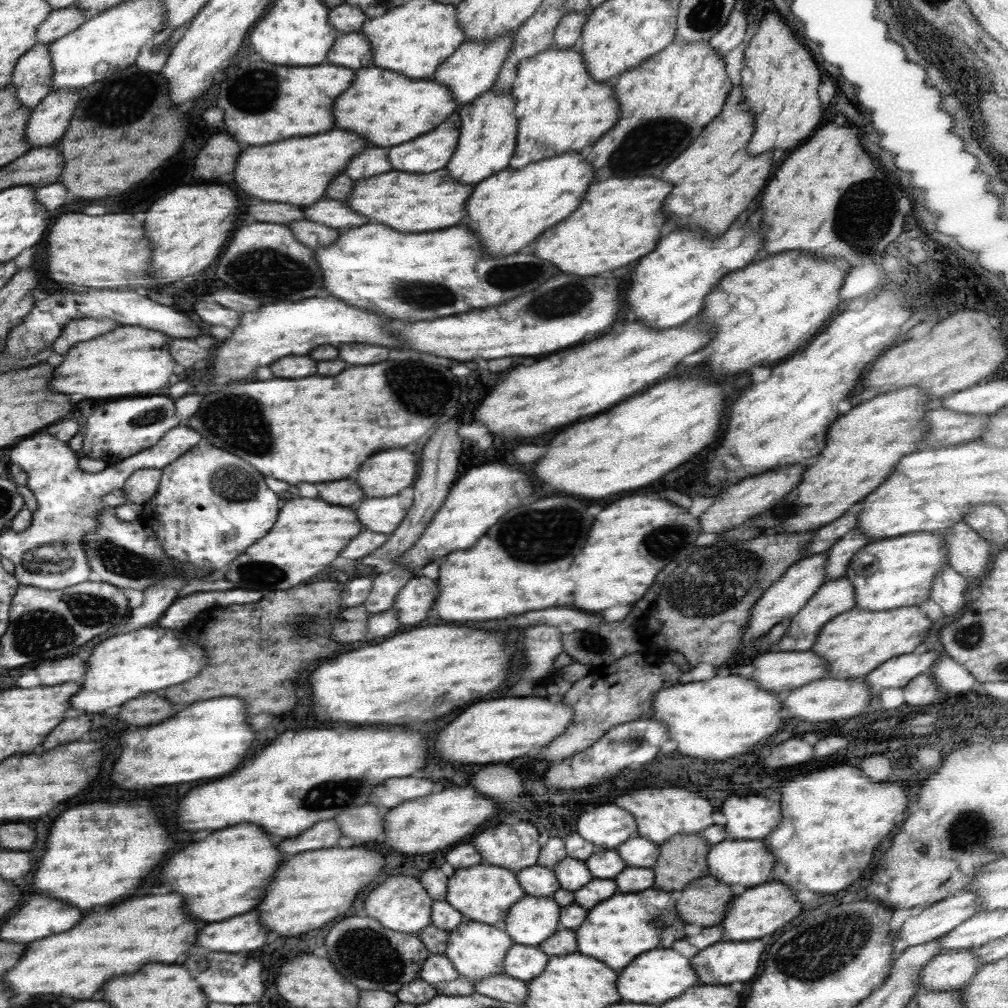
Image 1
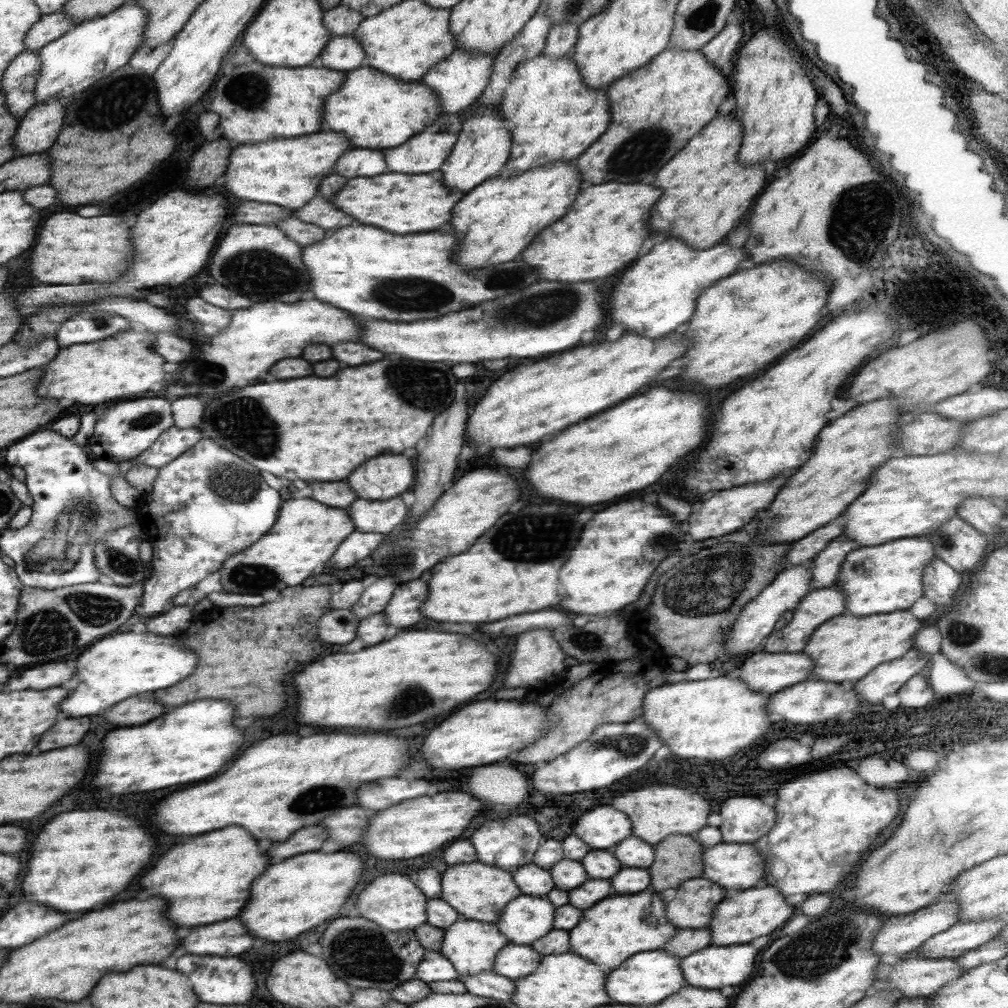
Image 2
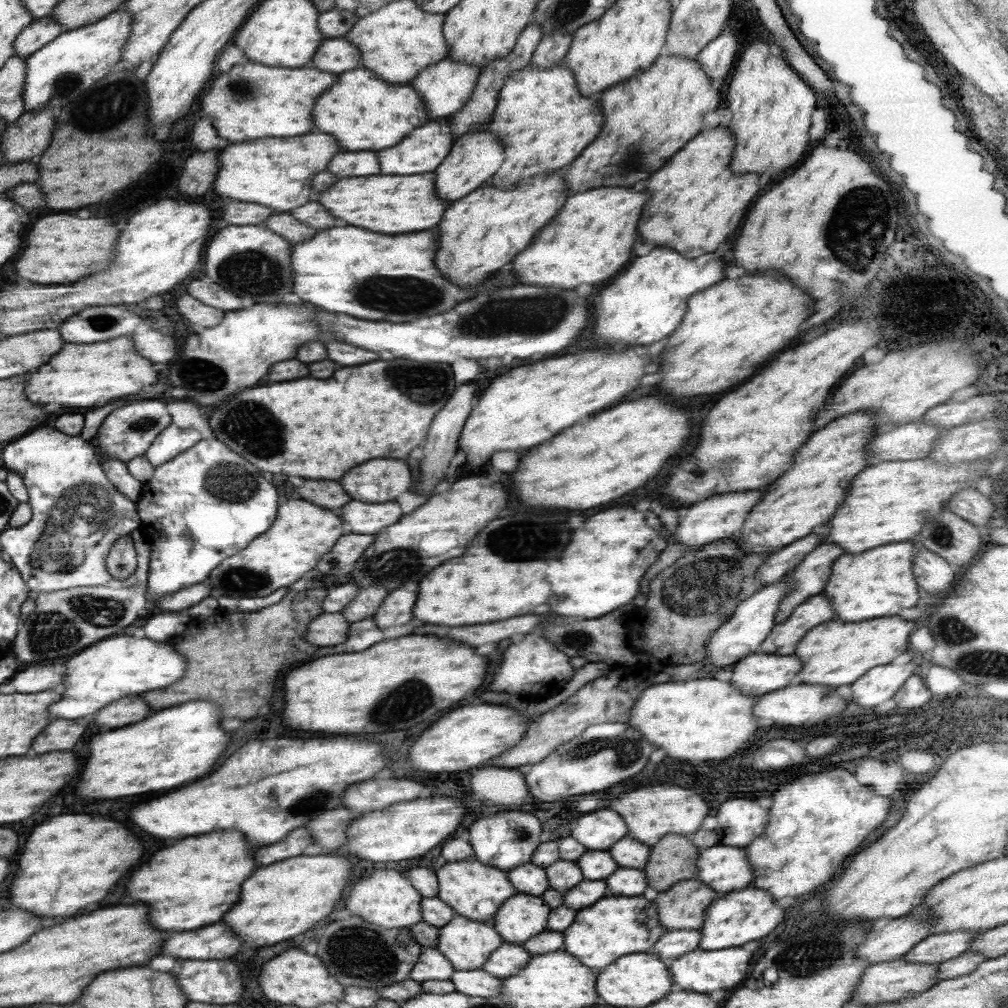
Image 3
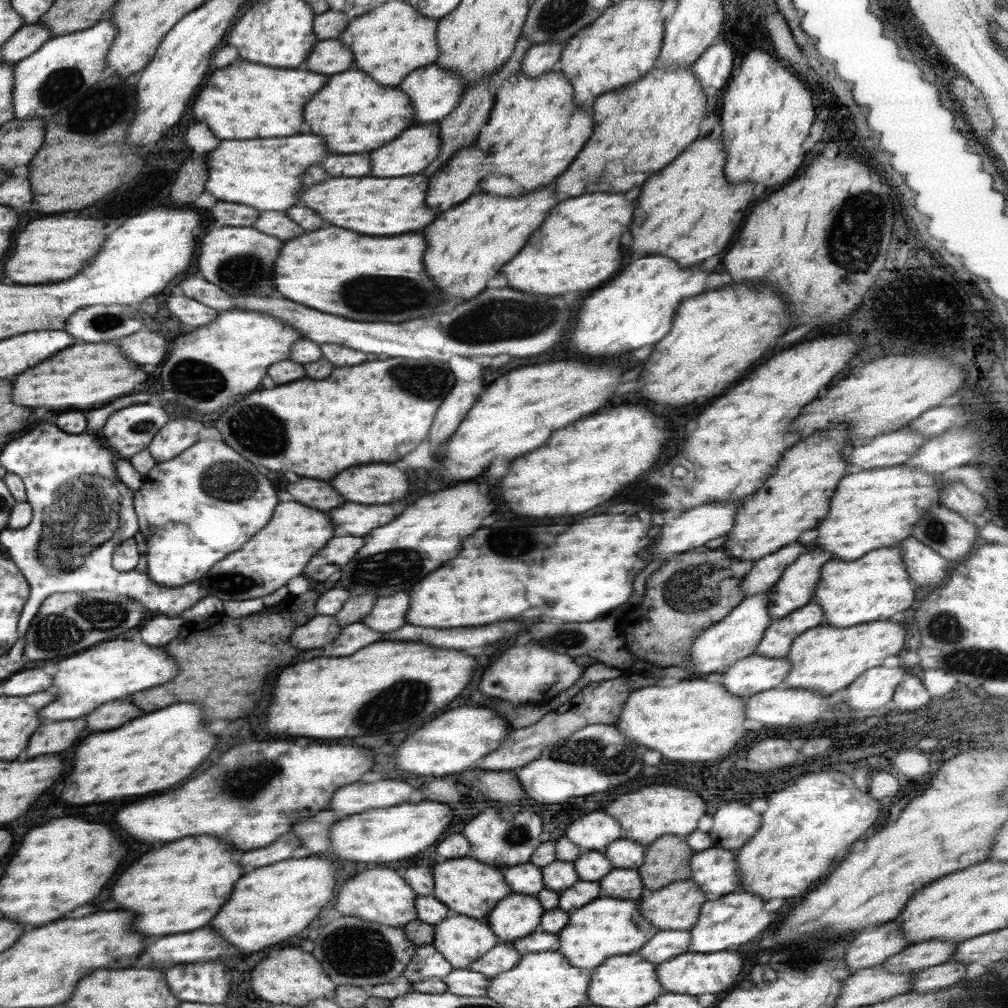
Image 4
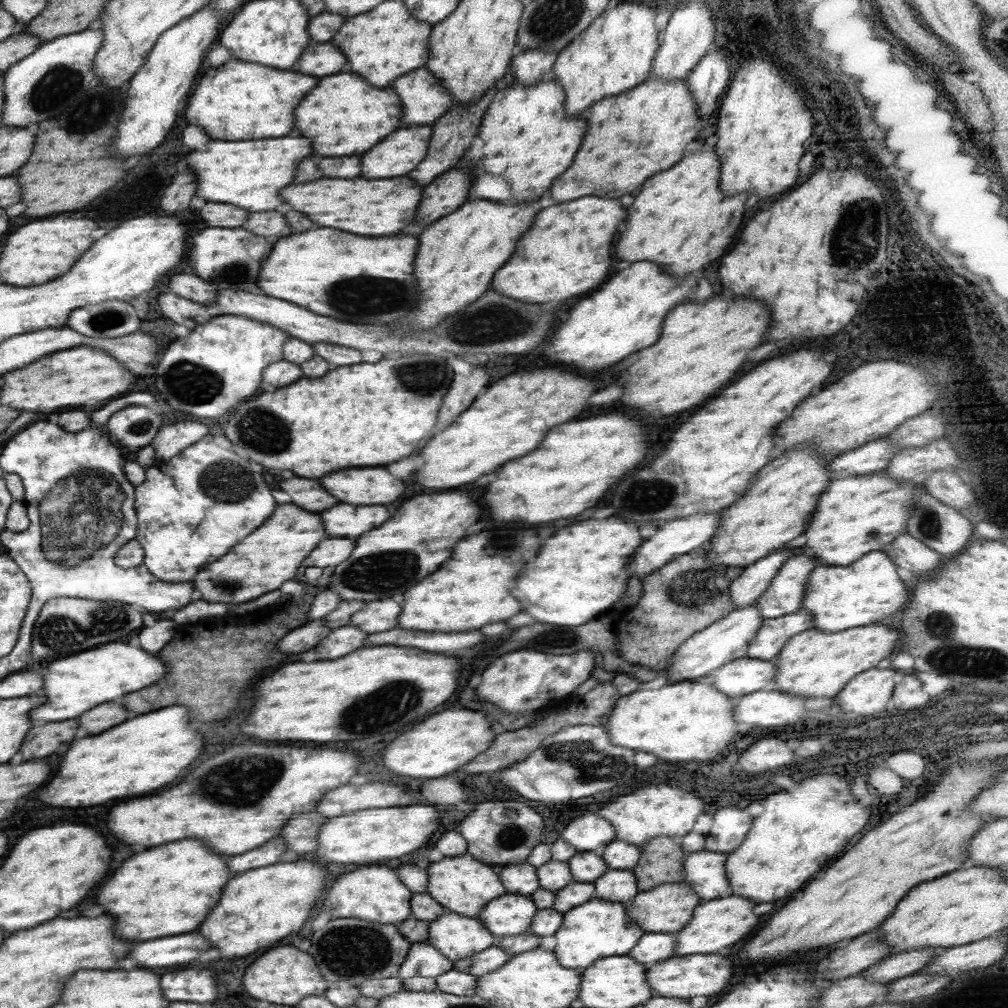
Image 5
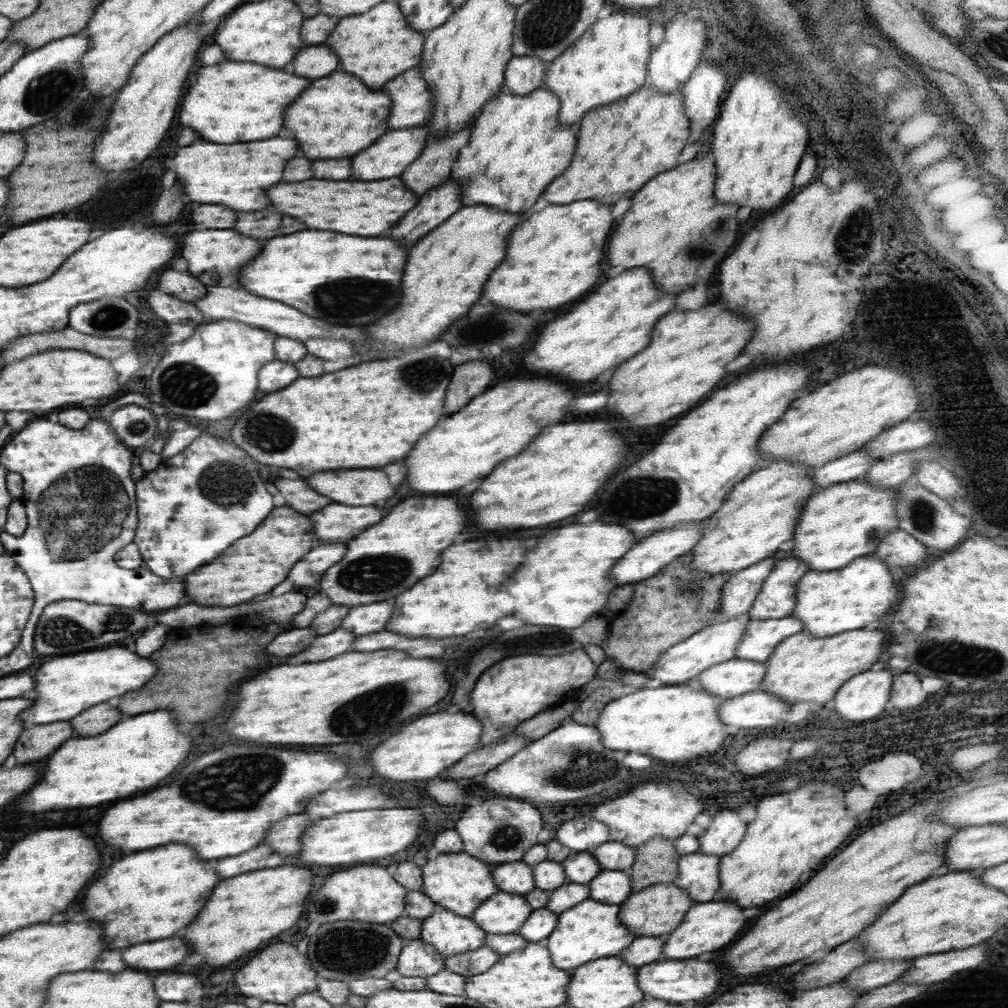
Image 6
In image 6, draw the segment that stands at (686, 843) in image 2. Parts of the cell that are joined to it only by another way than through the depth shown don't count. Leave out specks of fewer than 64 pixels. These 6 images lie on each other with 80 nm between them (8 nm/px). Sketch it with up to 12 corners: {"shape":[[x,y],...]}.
{"shape":[[657,836],[635,848],[633,892],[676,882],[681,854]]}

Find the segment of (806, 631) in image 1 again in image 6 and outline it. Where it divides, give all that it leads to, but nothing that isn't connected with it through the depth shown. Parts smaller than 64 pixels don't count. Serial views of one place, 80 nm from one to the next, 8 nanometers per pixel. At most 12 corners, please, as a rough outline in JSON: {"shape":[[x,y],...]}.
{"shape":[[794,615],[751,620],[737,658],[765,663],[782,640],[804,630]]}

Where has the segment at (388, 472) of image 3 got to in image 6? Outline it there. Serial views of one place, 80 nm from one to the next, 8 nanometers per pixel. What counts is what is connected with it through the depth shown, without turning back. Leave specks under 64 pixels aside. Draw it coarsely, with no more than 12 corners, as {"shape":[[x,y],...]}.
{"shape":[[374,468],[318,472],[306,480],[334,502],[372,506],[396,492]]}

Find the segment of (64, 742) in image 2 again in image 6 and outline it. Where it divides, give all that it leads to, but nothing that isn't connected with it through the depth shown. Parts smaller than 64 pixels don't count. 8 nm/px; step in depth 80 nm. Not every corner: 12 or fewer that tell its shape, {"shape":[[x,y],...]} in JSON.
{"shape":[[70,722],[26,728],[14,756],[40,760],[58,750]]}

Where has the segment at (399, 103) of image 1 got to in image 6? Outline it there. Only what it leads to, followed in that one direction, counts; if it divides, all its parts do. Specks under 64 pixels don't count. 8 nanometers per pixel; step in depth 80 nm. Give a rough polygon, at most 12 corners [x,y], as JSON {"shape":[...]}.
{"shape":[[314,80],[290,108],[306,158],[348,158],[388,130],[390,96]]}

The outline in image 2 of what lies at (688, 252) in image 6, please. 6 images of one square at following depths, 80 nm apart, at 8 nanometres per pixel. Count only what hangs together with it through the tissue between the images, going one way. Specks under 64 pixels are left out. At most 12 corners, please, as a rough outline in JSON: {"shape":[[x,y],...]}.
{"shape":[[714,117],[658,170],[650,228],[722,242],[766,184]]}

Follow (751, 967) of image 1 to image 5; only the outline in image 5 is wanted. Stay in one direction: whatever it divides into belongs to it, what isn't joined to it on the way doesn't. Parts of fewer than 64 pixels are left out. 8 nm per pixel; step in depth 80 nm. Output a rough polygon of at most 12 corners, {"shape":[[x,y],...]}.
{"shape":[[674,956],[648,970],[660,996],[691,999],[726,988],[734,962]]}

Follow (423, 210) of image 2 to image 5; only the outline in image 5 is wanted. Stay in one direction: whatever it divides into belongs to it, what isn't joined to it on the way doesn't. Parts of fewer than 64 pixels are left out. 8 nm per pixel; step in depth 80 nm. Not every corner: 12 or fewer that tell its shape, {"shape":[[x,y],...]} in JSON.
{"shape":[[322,178],[282,192],[320,226],[392,236],[416,220],[422,186]]}

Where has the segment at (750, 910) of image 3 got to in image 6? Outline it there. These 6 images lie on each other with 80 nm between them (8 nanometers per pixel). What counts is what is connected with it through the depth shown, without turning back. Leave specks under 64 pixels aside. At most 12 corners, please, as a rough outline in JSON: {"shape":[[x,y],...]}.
{"shape":[[695,902],[664,958],[722,952],[748,924],[742,906]]}

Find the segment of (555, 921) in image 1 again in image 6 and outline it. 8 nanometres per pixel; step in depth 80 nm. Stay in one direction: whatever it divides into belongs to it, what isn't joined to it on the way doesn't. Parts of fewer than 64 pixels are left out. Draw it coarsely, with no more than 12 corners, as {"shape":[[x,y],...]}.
{"shape":[[499,890],[471,918],[487,933],[521,930],[532,909]]}

